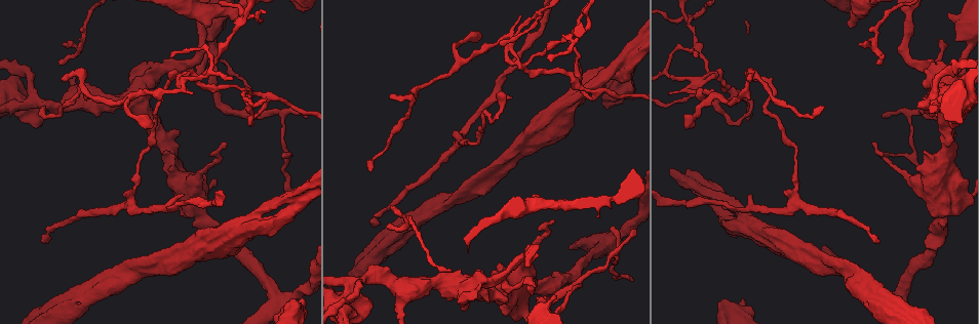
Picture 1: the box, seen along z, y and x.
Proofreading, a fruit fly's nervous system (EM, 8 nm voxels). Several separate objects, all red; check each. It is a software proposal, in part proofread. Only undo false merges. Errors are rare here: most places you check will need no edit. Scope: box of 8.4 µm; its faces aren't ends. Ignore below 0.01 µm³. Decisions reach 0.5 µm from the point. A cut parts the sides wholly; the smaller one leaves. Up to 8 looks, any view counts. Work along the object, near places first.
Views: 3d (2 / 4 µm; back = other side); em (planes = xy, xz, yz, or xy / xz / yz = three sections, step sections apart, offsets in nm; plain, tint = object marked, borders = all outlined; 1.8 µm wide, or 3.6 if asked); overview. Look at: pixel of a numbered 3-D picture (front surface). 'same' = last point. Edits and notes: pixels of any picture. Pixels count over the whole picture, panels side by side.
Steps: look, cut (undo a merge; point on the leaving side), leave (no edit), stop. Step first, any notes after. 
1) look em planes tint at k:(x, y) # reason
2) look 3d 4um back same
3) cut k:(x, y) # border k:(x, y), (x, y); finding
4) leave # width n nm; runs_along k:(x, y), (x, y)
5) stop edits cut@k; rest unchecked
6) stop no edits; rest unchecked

look 3d 4um at 1:(345, 297) # calibre changes

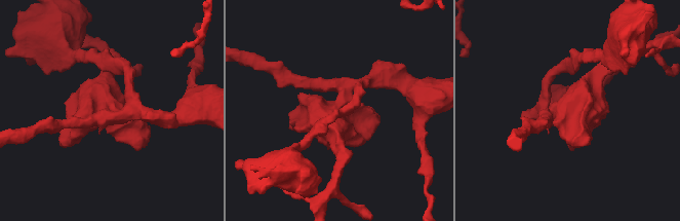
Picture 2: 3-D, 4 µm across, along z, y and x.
look em 3.6um planes tint at 2:(572, 115) # need the tissue

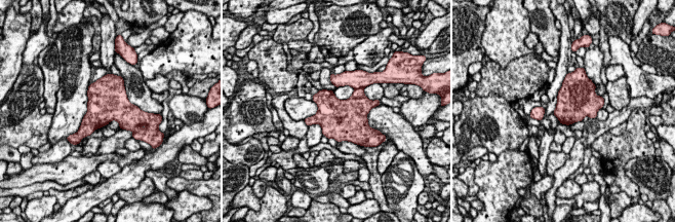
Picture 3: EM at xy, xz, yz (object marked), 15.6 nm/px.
cut 3:(358, 103) # width 550 nm; two cells meet here

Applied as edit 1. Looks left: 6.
look overview

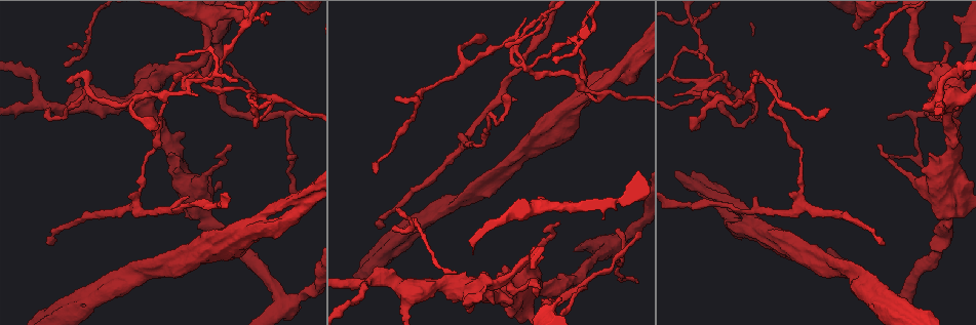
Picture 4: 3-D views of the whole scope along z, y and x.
look em planes tint at 4:(175, 95) # three-way junction

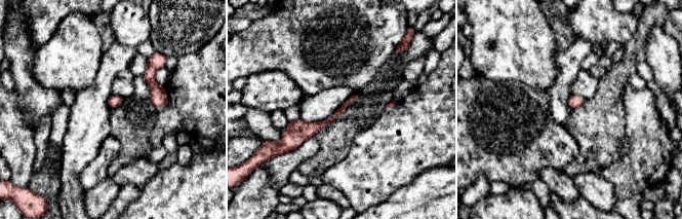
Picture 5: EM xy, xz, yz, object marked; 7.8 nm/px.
leave # width 50 nm; all the same cell

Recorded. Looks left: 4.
look em planes tint at 4:(740, 97) # three arms meet

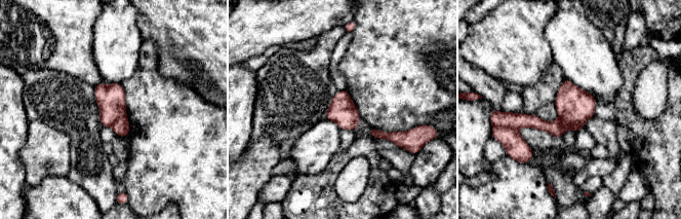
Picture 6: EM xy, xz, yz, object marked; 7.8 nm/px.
leave # continuous, no second cell

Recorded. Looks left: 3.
stop edits cut@3; rest unchecked

